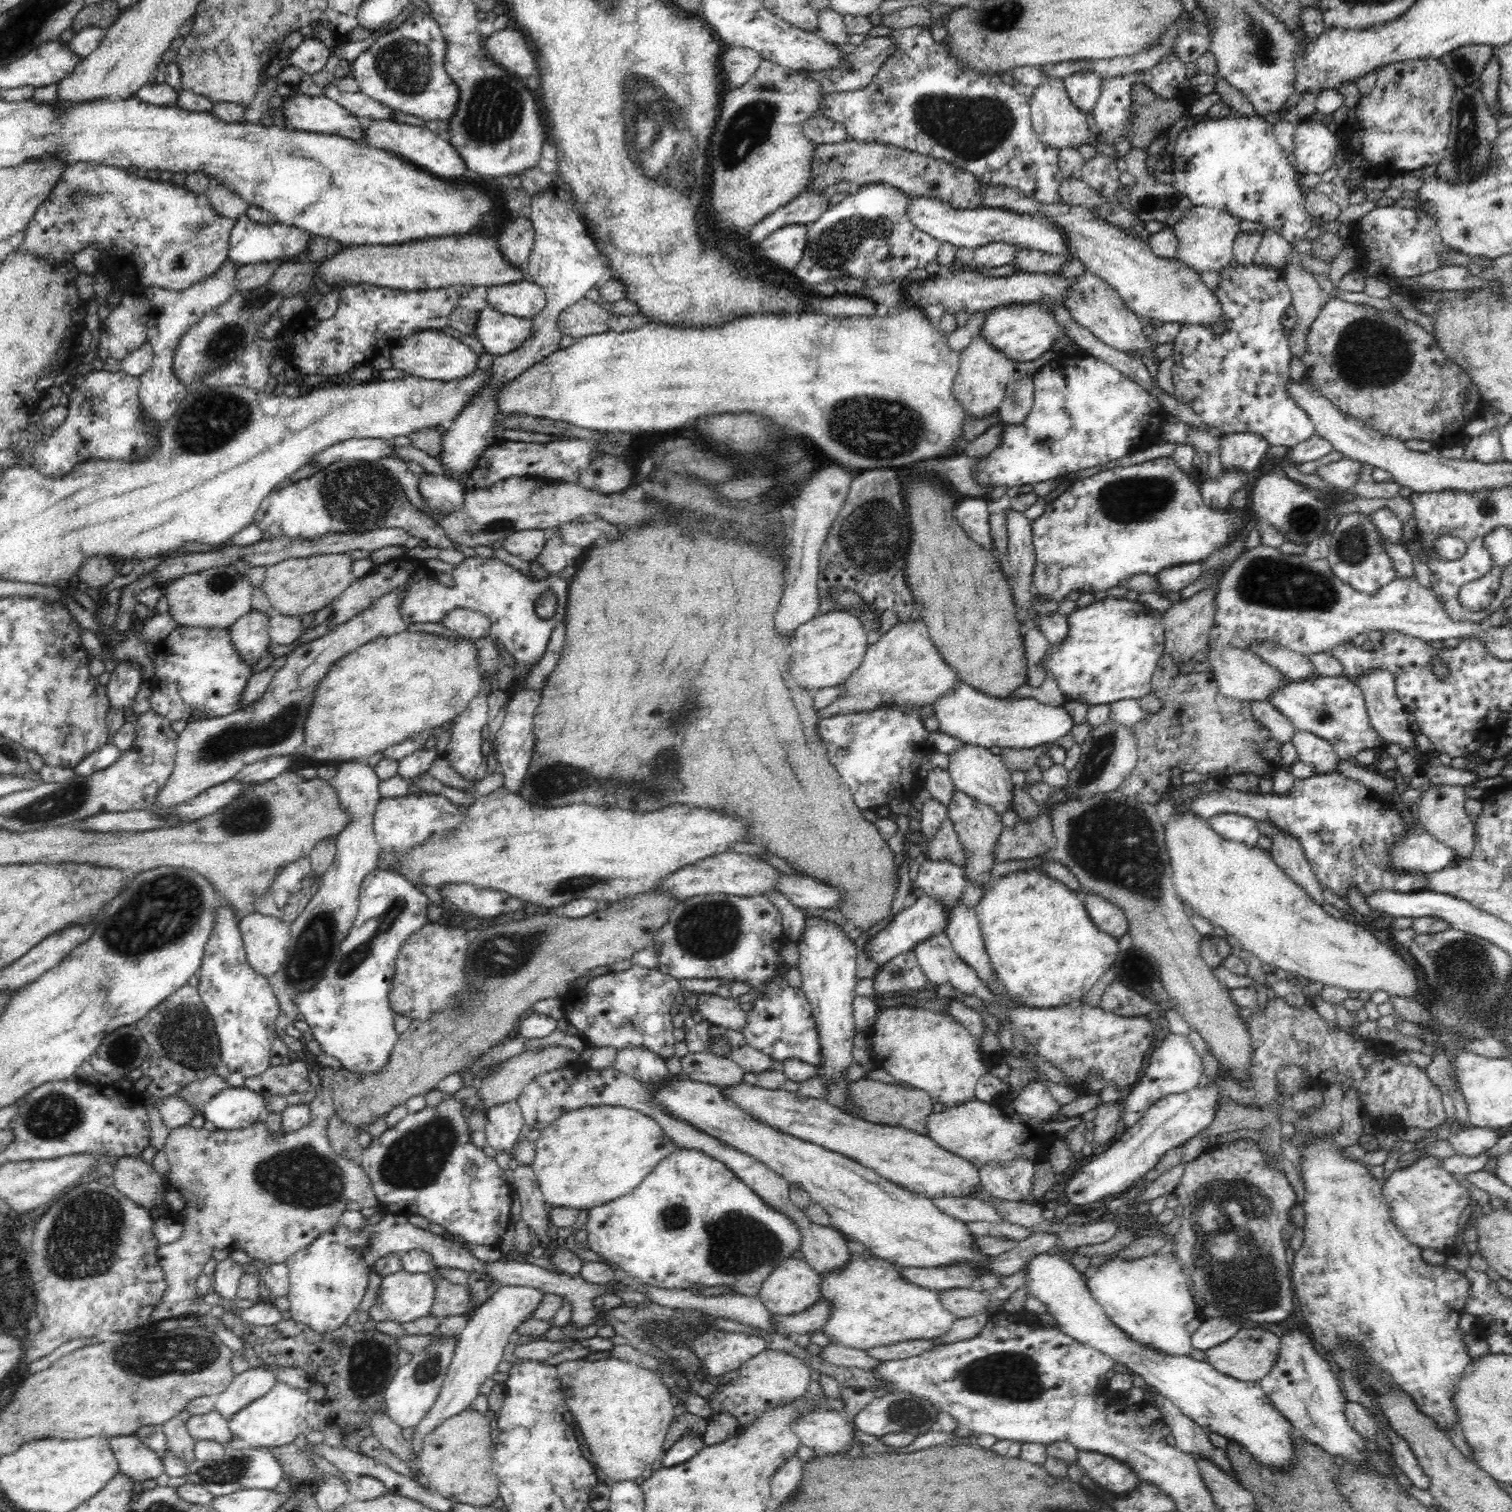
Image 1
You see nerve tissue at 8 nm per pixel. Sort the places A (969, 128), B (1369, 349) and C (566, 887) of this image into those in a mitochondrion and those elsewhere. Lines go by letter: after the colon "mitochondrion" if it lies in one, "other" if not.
A: mitochondrion
B: mitochondrion
C: mitochondrion

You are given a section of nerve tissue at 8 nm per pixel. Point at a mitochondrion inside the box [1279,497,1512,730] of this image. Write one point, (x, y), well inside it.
(1354, 546)

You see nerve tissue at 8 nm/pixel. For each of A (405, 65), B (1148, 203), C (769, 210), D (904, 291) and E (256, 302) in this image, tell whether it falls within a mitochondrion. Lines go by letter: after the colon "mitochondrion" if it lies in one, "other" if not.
A: mitochondrion
B: mitochondrion
C: other
D: other
E: mitochondrion

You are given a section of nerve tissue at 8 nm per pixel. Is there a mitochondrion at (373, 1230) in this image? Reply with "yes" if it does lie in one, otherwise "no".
no

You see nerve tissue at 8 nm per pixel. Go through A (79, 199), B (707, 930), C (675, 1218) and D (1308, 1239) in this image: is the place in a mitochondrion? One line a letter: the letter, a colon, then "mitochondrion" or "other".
A: mitochondrion
B: mitochondrion
C: mitochondrion
D: other

